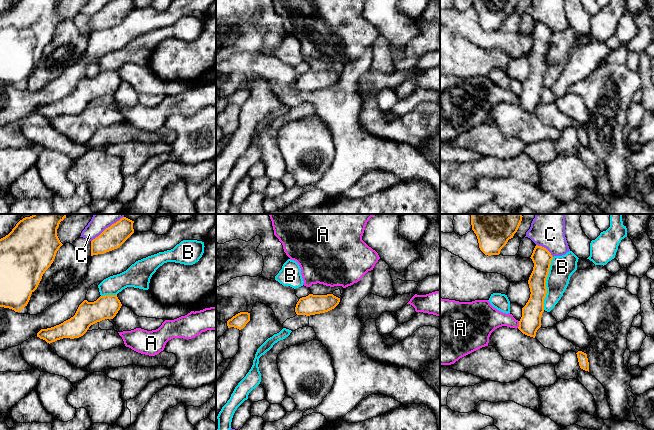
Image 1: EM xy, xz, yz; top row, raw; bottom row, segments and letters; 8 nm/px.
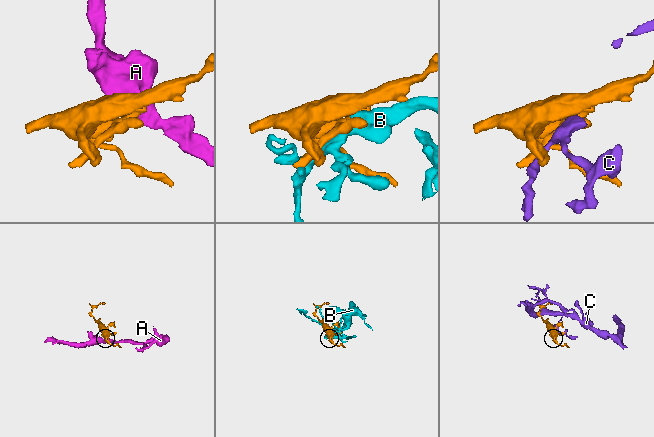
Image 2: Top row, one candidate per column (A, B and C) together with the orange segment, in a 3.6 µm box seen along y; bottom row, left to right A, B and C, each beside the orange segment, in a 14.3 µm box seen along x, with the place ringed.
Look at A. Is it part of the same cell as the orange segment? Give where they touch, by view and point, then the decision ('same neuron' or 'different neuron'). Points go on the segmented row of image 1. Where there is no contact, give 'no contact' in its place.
contact yz (519, 324); different neuron

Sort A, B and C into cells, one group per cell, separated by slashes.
A / B / C

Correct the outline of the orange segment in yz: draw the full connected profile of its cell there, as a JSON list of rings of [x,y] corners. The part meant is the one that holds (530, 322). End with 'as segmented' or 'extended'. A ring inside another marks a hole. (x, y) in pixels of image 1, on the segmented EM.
[[[536,245],[530,257],[534,263],[529,277],[530,298],[522,308],[522,317],[518,329],[525,335],[535,338],[541,327],[541,316],[544,312],[544,299],[547,294],[546,279],[553,256],[544,247]]] | as segmented

